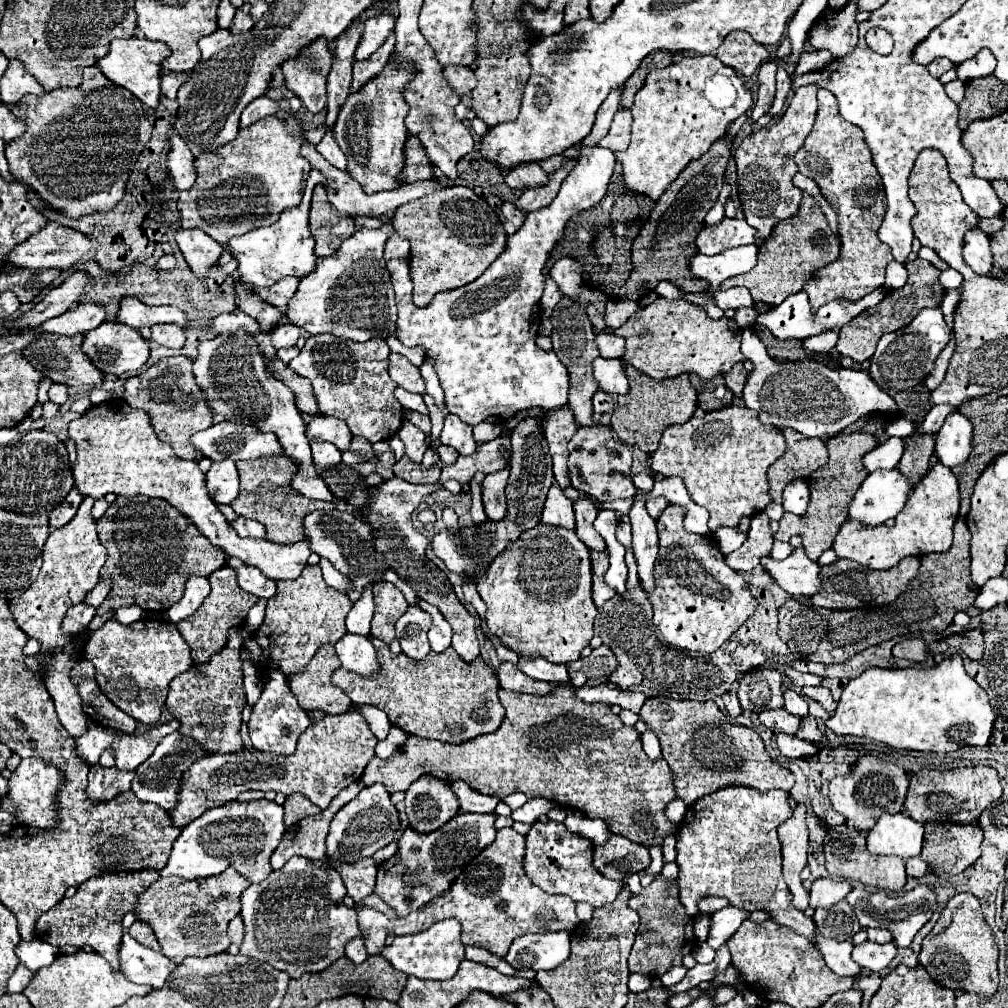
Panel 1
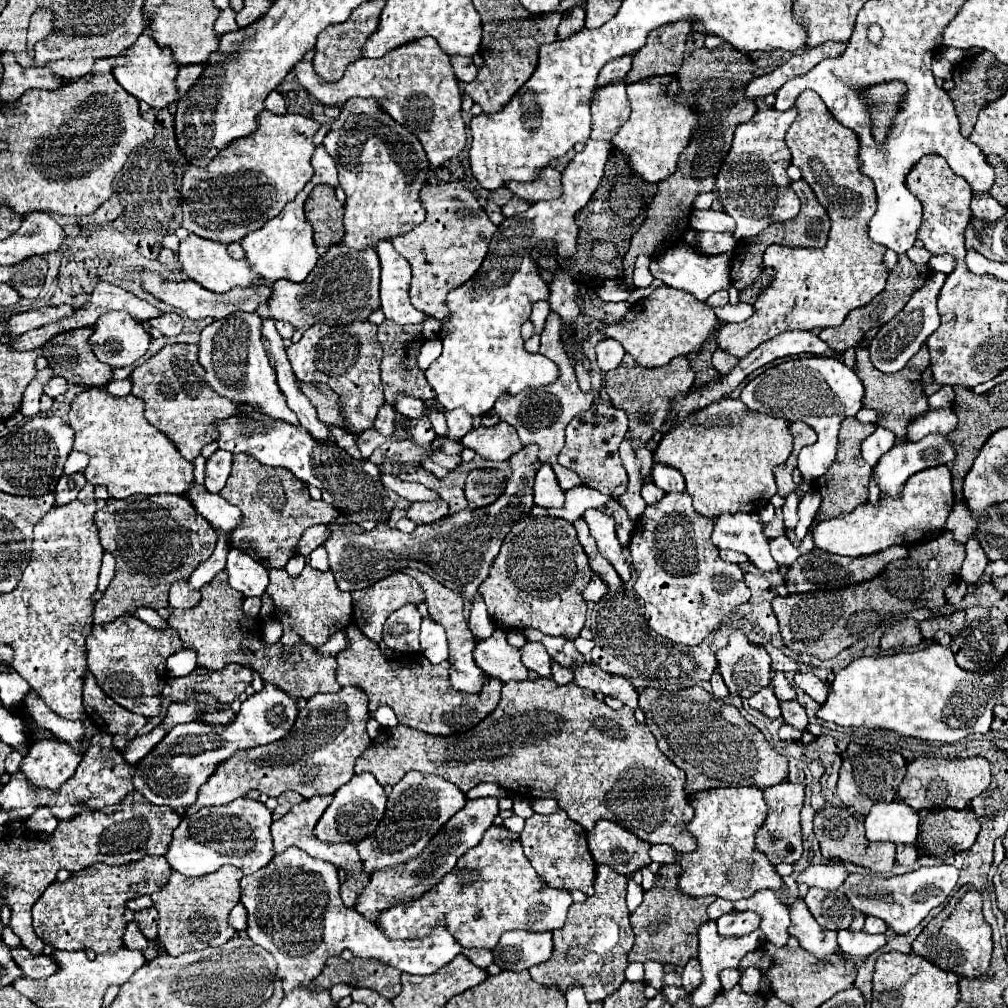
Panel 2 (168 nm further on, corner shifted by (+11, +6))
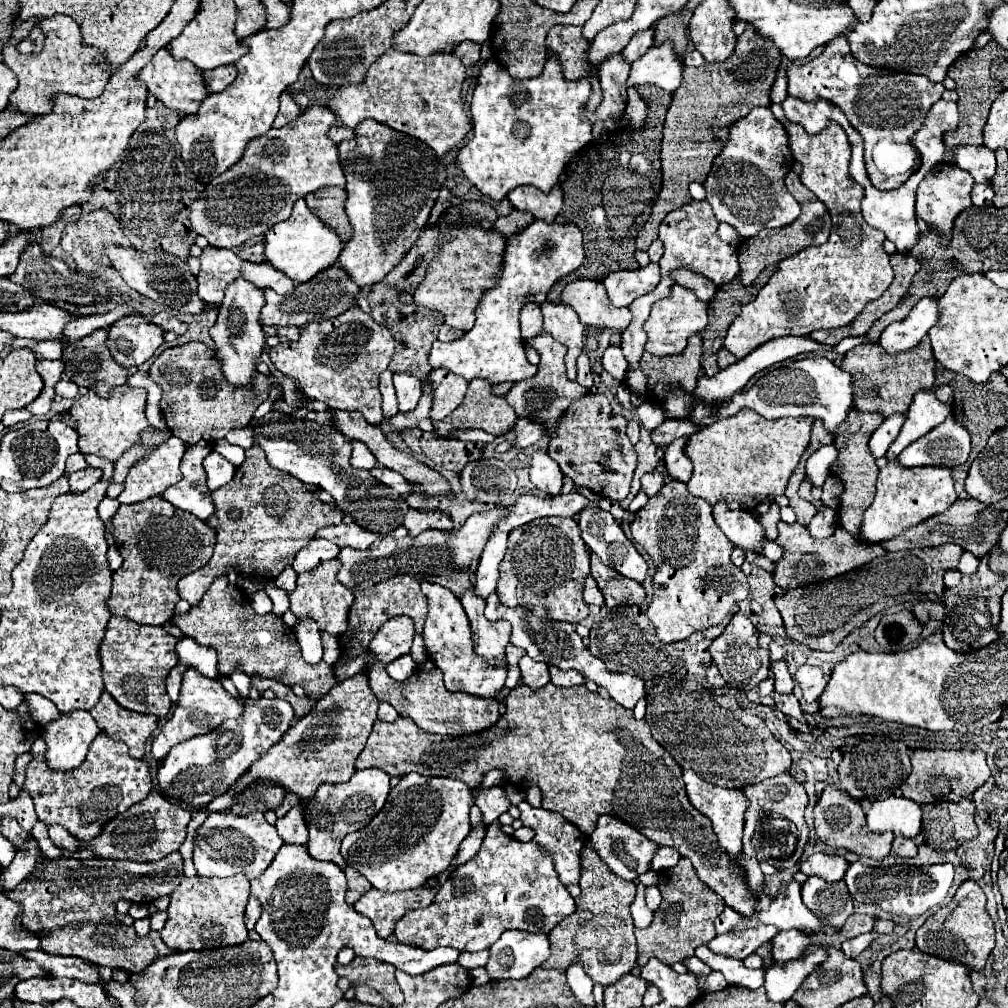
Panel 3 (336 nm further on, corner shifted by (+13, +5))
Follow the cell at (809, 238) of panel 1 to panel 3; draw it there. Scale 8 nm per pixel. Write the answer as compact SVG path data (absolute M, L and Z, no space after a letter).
M790 171L786 175L786 187L788 191L796 197L796 201L800 201L800 207L802 207L802 213L800 217L790 223L788 227L782 227L782 229L772 229L772 231L760 231L758 235L750 237L750 239L744 239L740 243L740 247L736 249L738 251L738 259L740 259L740 279L744 285L750 285L764 267L768 265L776 265L780 263L782 259L788 259L792 255L796 255L798 251L810 247L810 245L822 245L828 235L830 235L830 229L832 229L832 219L830 219L830 213L826 209L826 205L808 189L802 185L798 173Z

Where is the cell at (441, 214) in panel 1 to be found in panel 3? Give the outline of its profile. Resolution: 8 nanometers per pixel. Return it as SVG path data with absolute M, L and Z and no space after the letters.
M462 227L462 229L446 229L442 231L446 243L442 245L436 259L432 259L426 279L416 289L416 303L424 307L432 307L444 313L448 325L470 331L476 321L476 307L488 291L496 285L496 279L502 275L500 269L504 265L504 245L506 241L500 239L494 231L484 231L480 227Z

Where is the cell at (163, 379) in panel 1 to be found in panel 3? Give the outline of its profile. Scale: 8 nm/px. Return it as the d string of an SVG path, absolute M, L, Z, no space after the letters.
M200 341L166 349L150 365L148 373L164 389L160 407L168 429L174 437L184 439L184 443L188 445L198 443L200 439L216 443L224 439L232 429L246 427L258 405L268 399L272 385L278 385L278 399L282 399L282 385L274 375L256 373L252 379L252 387L230 385L222 373L222 365L216 357L216 351Z

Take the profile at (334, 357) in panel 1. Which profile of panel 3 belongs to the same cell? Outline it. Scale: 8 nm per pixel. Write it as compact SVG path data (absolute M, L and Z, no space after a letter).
M350 307L328 321L308 323L298 341L282 341L268 355L272 365L292 377L310 399L324 401L338 411L360 411L372 425L380 425L384 419L378 375L394 355L394 337L358 307Z

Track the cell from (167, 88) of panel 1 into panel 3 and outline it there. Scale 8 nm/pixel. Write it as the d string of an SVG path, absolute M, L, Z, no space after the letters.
M234 65L216 67L208 73L204 73L204 79L206 79L206 85L208 85L210 93L220 93L236 79L236 67Z

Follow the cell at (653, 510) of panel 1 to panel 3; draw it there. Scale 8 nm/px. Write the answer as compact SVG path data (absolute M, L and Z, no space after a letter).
M656 471L642 475L642 491L644 491L648 497L656 495L662 485L664 485L664 477L662 477L660 473L656 473Z

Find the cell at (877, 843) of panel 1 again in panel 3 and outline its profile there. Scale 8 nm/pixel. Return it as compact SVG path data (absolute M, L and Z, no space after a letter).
M892 795L888 799L872 803L866 813L866 819L868 827L876 833L892 831L894 835L916 837L920 833L922 811L916 801Z

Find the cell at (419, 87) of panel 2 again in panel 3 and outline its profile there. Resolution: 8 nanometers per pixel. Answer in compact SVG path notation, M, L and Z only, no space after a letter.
M392 49L392 53L382 55L368 69L364 83L336 89L328 97L328 105L332 107L340 123L350 129L354 129L364 119L374 119L396 131L404 129L404 133L432 147L436 155L444 155L454 145L458 145L472 129L460 97L464 79L466 67L456 55L418 57L414 53Z

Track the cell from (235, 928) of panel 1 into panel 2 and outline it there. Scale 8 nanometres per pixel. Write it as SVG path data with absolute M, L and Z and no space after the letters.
M236 904L236 906L232 908L232 912L230 912L230 916L228 916L228 924L230 924L234 930L238 930L238 932L242 932L242 930L246 928L246 910L244 910L242 904Z

